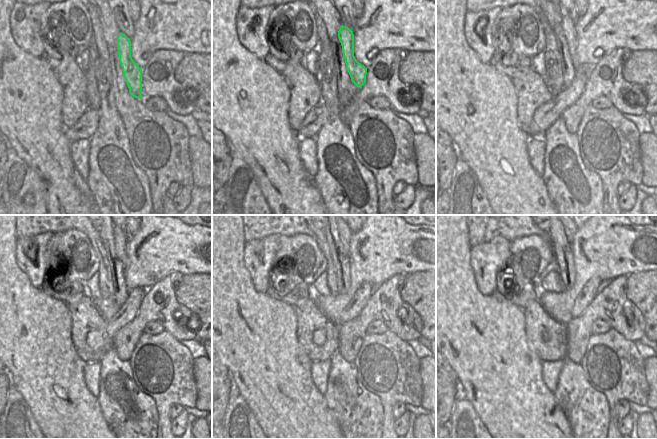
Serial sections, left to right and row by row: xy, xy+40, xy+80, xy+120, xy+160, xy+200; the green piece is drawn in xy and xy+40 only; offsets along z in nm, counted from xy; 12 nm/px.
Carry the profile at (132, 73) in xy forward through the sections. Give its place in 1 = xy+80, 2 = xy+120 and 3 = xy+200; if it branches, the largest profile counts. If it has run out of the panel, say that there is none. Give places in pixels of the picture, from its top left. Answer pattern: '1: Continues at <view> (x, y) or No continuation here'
1: Continues at xy+80 (568, 25)
2: Continues at xy+120 (120, 239)
3: Continues at xy+200 (569, 235)

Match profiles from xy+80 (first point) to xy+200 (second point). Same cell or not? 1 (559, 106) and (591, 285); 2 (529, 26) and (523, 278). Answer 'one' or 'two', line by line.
1: one
2: one

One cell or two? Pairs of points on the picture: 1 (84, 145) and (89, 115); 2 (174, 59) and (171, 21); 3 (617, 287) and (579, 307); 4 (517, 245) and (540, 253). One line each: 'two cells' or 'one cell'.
1: two cells
2: two cells
3: two cells
4: one cell

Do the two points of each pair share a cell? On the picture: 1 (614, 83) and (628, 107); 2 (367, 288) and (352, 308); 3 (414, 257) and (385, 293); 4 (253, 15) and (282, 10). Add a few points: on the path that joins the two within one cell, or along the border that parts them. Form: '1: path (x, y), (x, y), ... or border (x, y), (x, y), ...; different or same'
1: path (617, 89), (620, 92), (622, 101); same
2: path (364, 293), (357, 303); same
3: border (406, 274), (394, 274), (380, 284); different
4: border (273, 10), (269, 16), (268, 34); different

